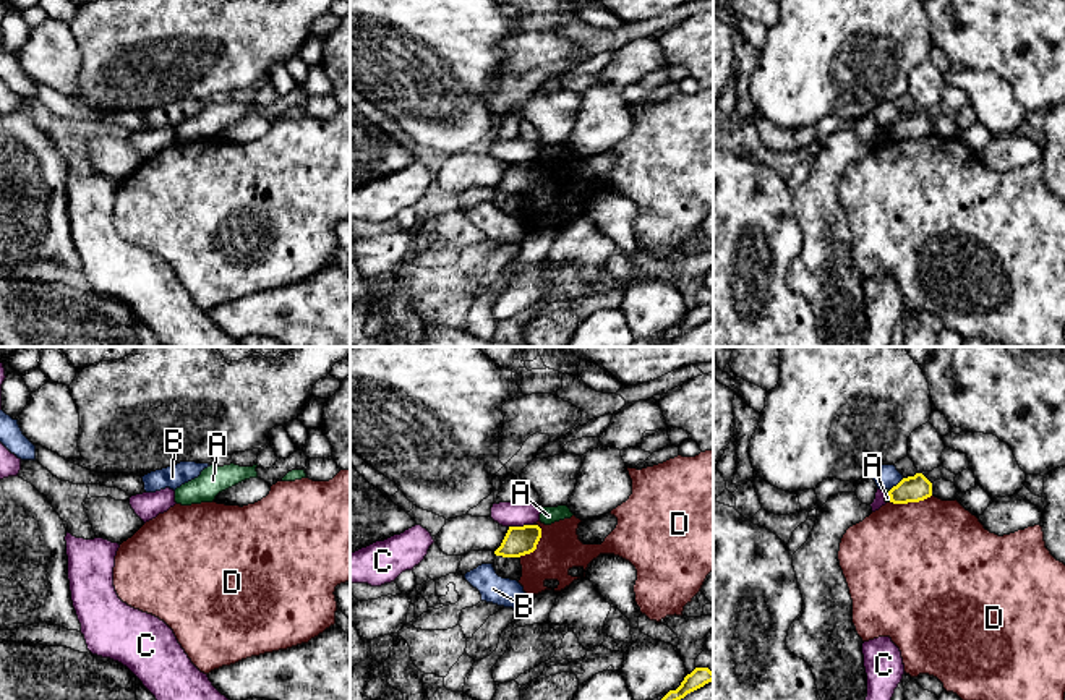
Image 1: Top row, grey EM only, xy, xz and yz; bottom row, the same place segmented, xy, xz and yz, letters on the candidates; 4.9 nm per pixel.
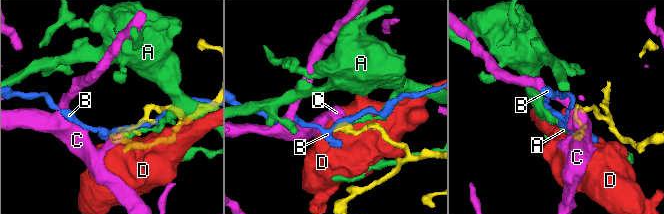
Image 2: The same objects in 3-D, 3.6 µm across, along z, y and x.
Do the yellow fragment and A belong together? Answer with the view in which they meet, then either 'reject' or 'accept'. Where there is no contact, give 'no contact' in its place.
meets yellow in yz; reject

